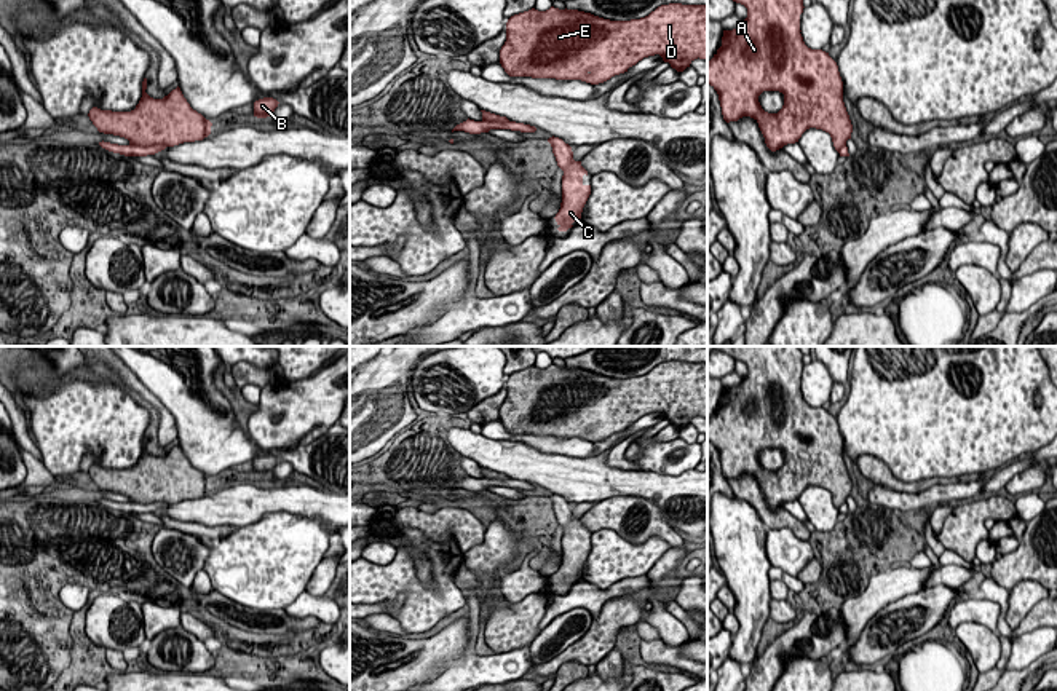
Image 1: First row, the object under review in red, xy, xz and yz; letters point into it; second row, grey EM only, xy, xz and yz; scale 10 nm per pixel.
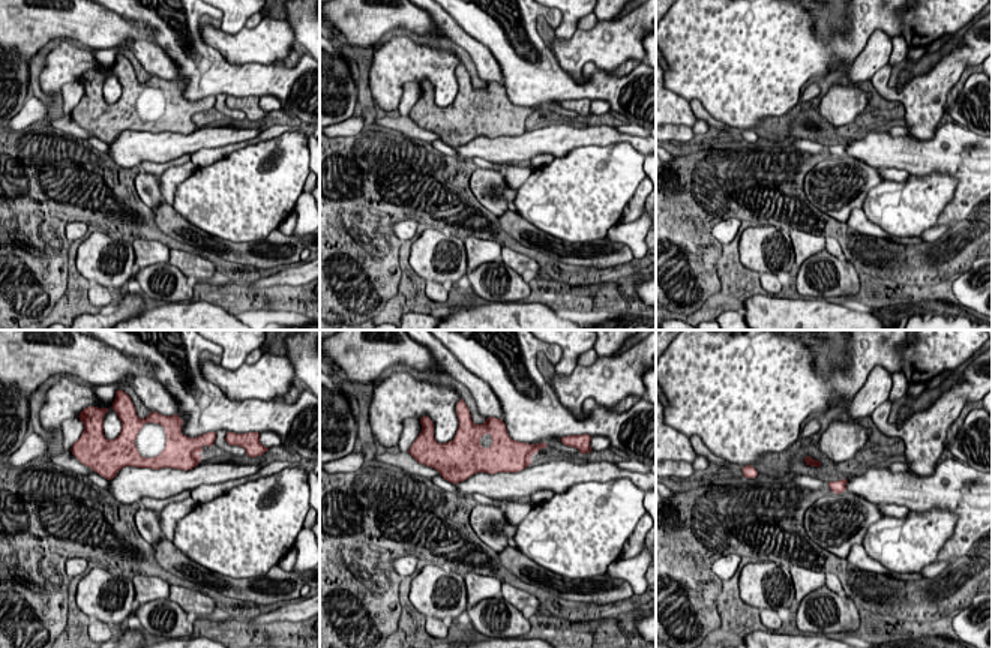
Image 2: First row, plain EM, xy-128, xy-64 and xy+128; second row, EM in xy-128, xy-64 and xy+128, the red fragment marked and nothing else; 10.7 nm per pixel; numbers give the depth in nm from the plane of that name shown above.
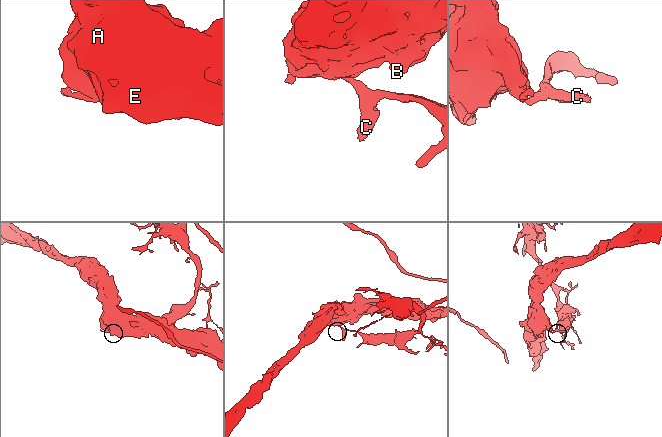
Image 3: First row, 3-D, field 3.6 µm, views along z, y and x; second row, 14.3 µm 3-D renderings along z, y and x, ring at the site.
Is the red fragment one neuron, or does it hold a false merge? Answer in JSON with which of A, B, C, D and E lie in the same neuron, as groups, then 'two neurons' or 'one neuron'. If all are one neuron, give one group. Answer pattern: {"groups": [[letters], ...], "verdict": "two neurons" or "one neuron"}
{"groups": [["A", "B", "D", "E"], ["C"]], "verdict": "two neurons"}

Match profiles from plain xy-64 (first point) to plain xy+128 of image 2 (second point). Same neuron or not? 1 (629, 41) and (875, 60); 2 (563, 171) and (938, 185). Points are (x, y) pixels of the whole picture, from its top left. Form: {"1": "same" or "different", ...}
{"1": "different", "2": "same"}

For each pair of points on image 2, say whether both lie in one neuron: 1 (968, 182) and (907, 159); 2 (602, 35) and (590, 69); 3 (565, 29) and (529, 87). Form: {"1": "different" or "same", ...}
{"1": "same", "2": "different", "3": "different"}

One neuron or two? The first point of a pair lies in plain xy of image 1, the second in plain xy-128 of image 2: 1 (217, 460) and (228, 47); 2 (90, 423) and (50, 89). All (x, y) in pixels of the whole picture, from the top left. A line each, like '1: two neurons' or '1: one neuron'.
1: two neurons
2: one neuron

